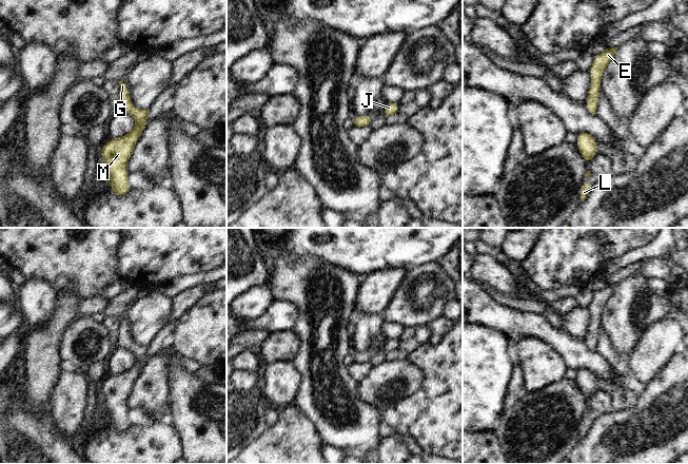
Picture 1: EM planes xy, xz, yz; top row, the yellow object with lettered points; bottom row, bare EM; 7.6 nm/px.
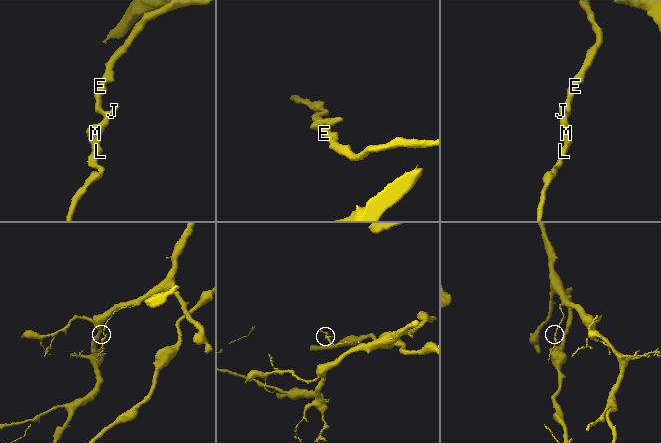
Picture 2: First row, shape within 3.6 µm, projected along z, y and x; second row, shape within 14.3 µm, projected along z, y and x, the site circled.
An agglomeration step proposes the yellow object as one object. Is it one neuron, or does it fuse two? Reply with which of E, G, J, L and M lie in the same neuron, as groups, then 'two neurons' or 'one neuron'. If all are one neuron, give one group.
E G J L M; one neuron

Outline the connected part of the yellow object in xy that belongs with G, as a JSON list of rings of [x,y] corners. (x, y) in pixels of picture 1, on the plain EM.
[[[122,315],[119,318],[119,323],[117,346],[129,349],[136,357],[136,361],[126,371],[106,378],[102,382],[100,390],[110,413],[110,424],[115,431],[124,432],[132,426],[127,420],[130,410],[126,406],[127,398],[136,379],[146,363],[150,345],[136,345],[130,335],[129,326]]]

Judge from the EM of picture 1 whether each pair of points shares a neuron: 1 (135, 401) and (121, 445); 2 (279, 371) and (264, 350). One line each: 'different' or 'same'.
1: different
2: different

